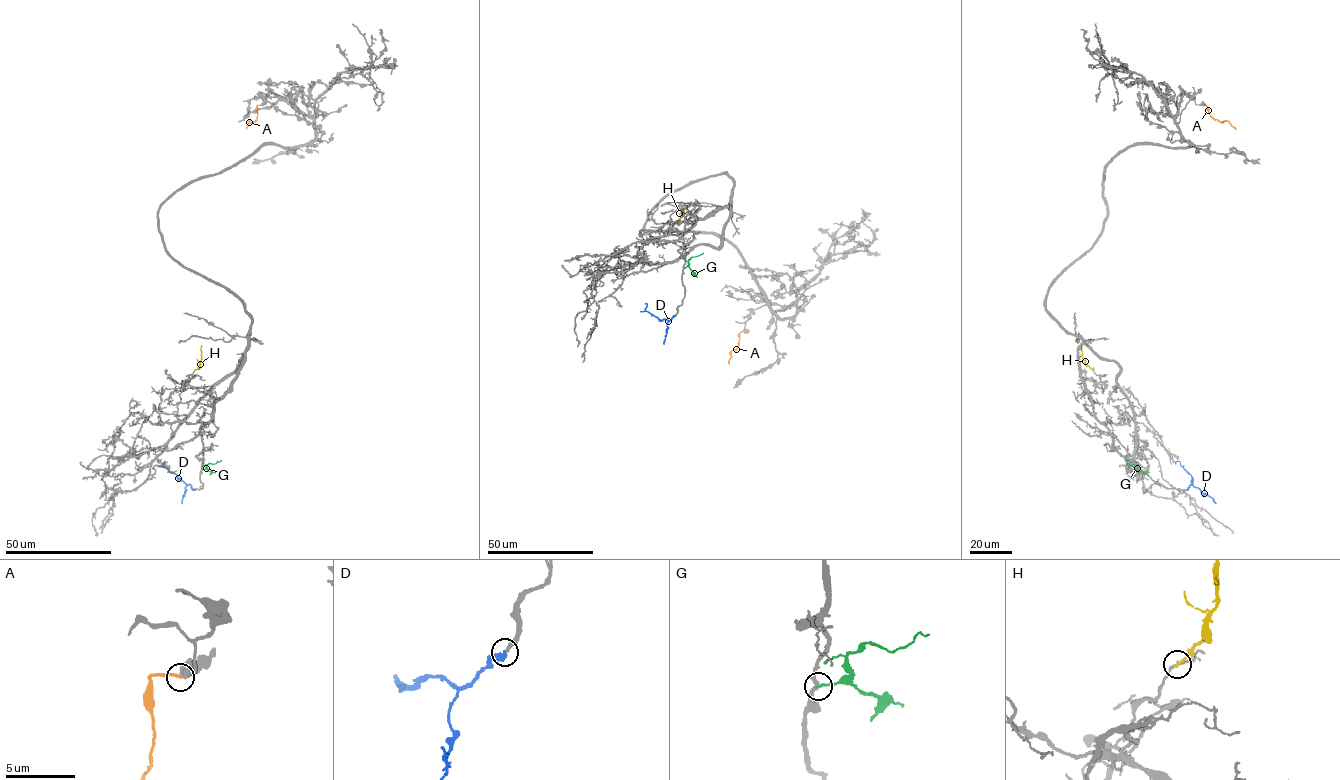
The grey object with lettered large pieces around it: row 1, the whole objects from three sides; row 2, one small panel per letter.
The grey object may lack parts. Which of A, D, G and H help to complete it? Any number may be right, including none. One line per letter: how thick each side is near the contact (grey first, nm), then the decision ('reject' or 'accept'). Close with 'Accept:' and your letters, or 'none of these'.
A: calibres 550 and 200 nm; reject
D: calibres 260 and 480 nm; accept
G: calibres 260 and 160 nm; reject
H: calibres 130 and 220 nm; reject
Accept: D

